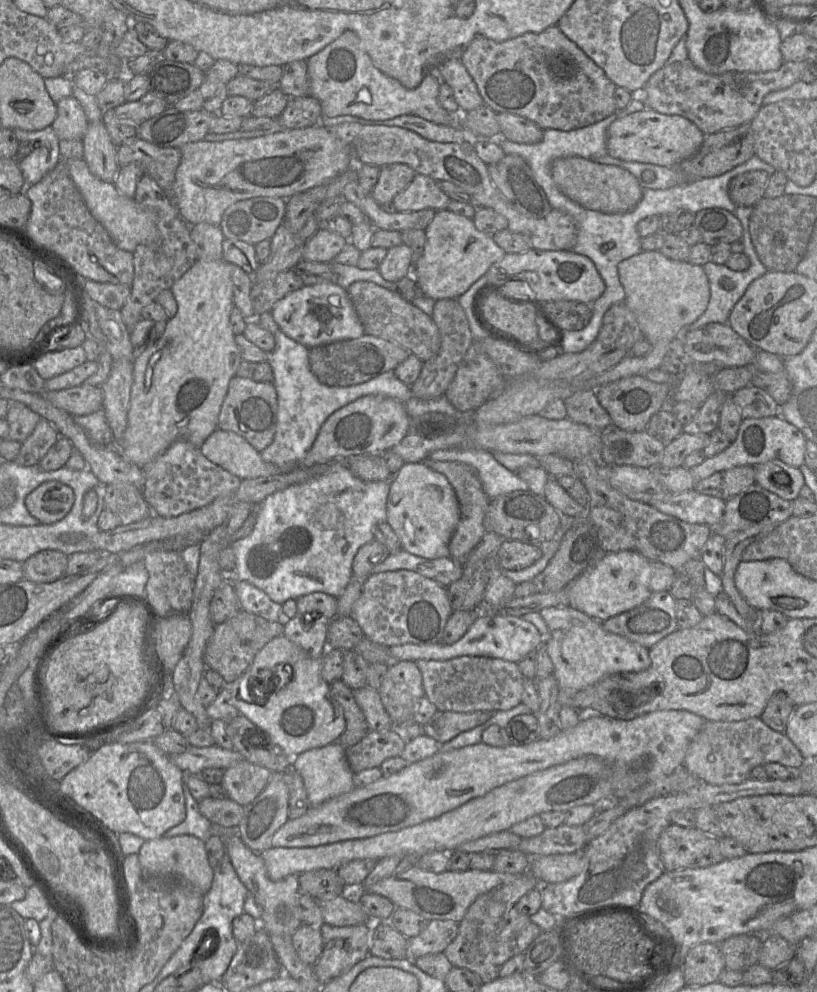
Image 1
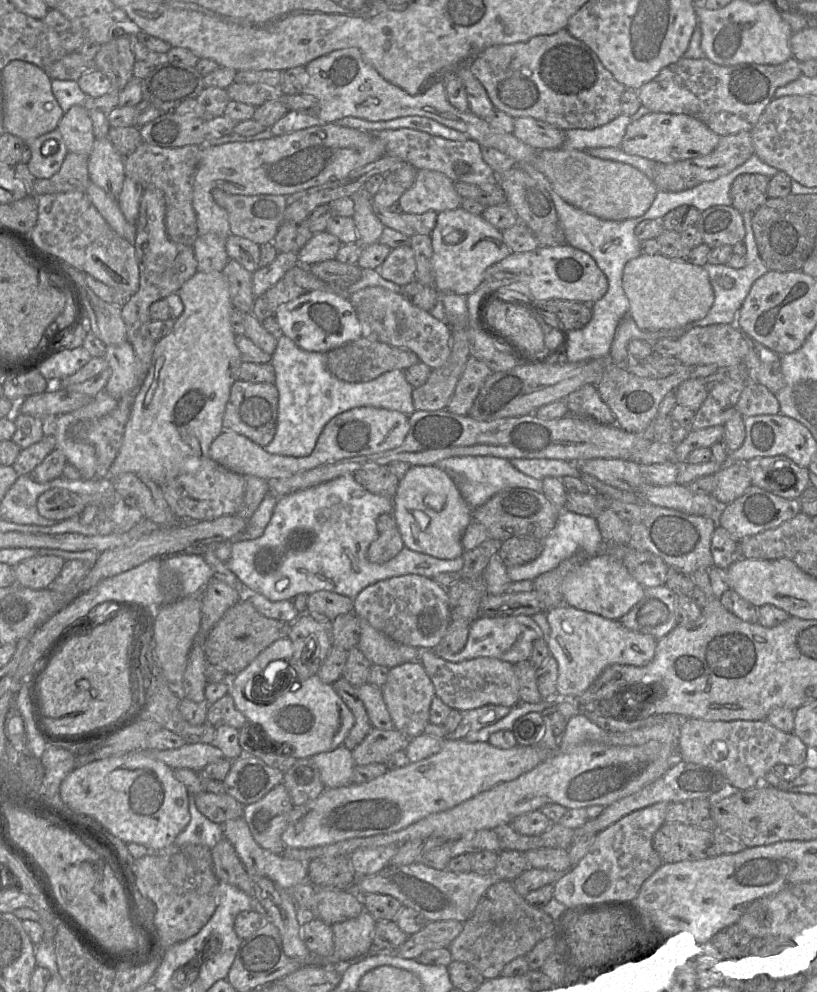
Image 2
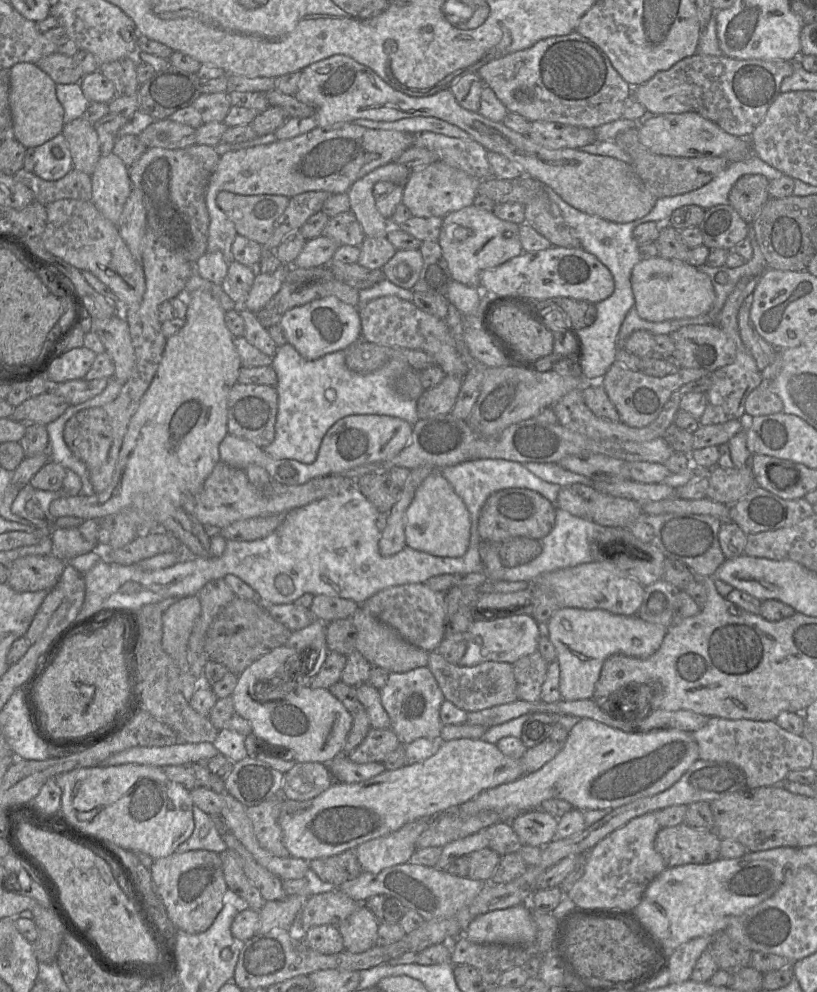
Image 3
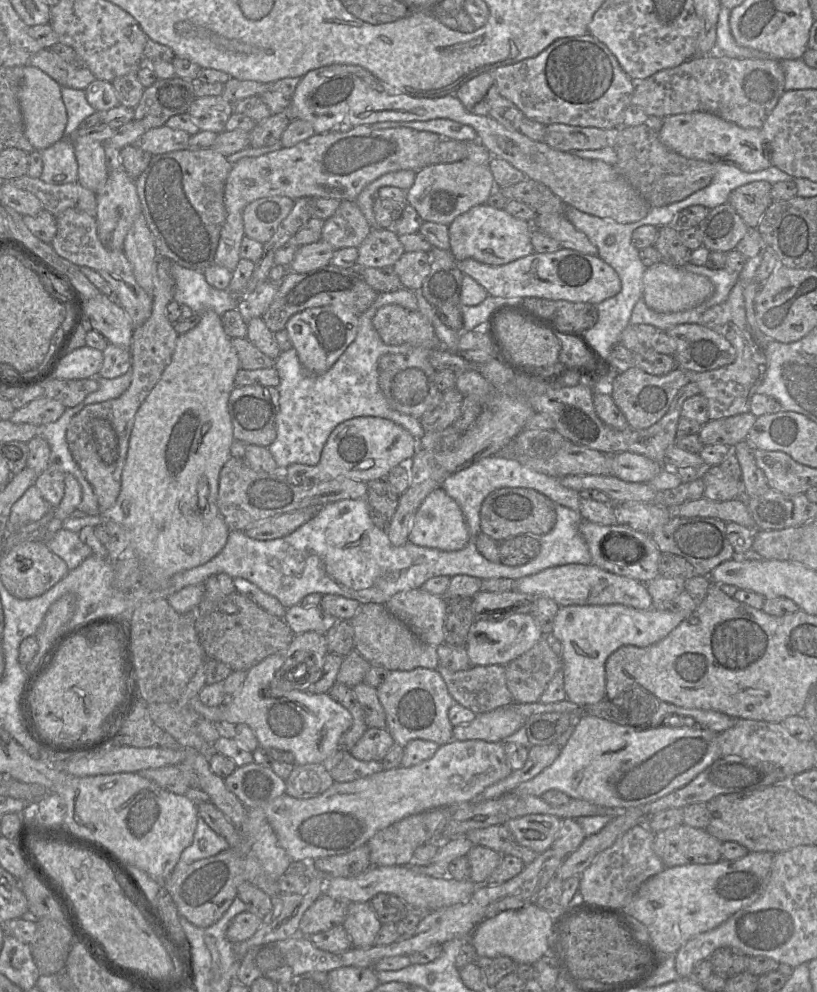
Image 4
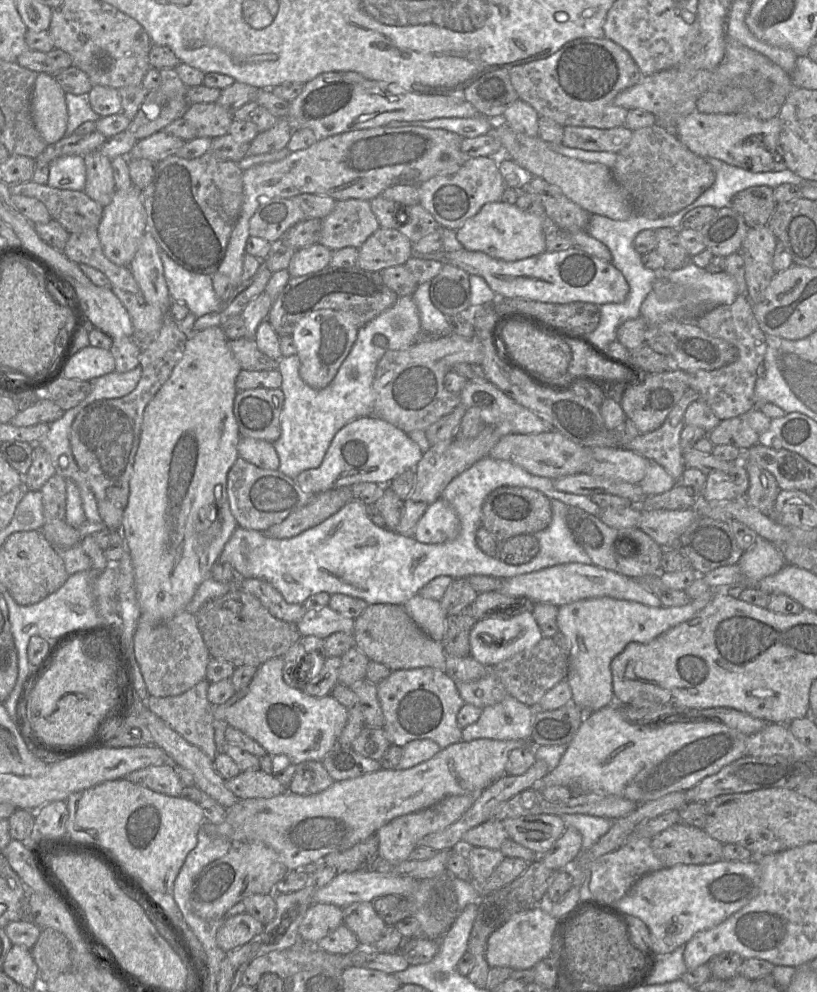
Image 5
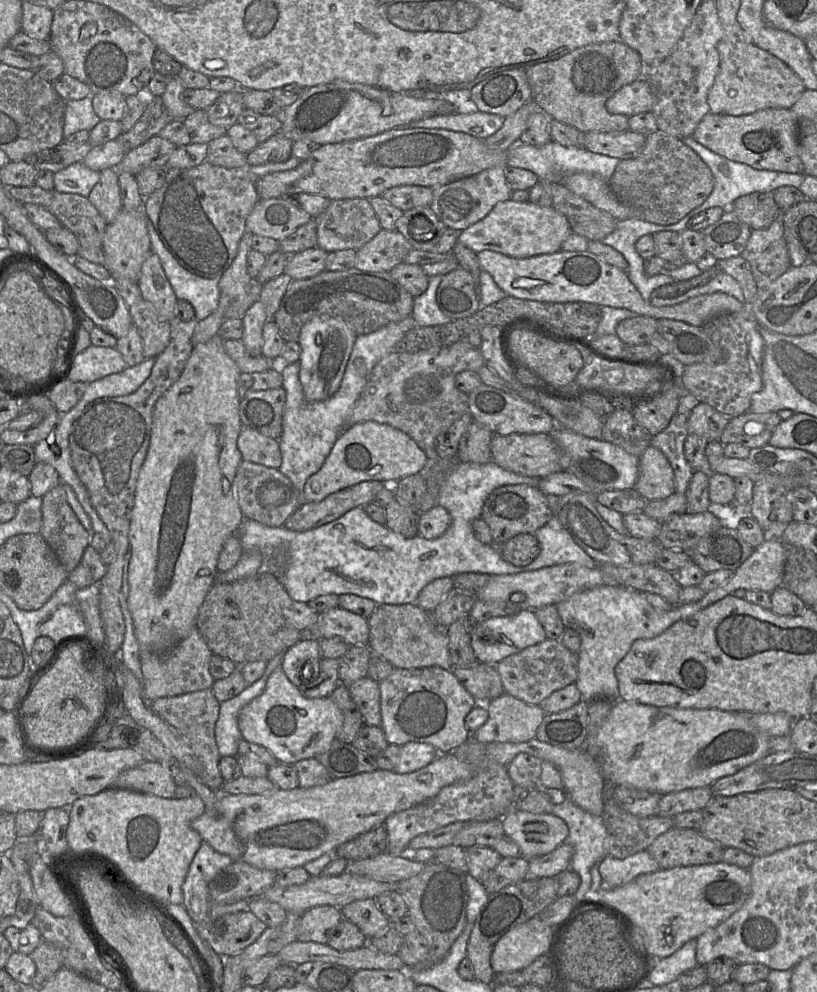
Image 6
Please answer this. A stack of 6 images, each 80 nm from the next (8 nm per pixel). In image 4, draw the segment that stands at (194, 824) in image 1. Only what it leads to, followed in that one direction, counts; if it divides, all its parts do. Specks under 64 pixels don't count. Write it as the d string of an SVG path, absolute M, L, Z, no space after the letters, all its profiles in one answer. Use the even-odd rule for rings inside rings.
M198 816L193 842L183 850L173 871L185 871L189 864L214 856L229 848L228 842L218 835L202 817Z

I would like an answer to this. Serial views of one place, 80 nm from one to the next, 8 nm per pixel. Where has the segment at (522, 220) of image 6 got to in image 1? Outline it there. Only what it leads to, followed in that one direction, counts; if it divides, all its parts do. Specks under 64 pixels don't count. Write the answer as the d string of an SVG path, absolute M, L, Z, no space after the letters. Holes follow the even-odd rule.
M447 209L436 211L424 231L425 247L422 256L413 264L413 278L423 296L434 300L457 299L506 254L492 236L475 227L472 219Z

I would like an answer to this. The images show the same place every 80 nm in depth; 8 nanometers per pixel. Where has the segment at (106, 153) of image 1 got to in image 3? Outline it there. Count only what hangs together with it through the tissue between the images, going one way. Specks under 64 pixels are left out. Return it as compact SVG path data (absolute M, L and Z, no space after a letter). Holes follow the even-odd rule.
M113 152L101 156L91 174L92 202L98 211L117 226L133 185L128 167Z

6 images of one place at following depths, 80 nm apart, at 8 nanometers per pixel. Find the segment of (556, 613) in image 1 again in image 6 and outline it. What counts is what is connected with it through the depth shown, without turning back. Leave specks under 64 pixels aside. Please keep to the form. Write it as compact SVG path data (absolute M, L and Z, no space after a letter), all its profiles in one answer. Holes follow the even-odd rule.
M611 584L579 591L558 603L557 608L565 627L575 630L581 639L575 685L585 701L619 699L615 666L627 654L632 643L637 639L654 638L675 622L701 610L696 602L675 605L668 611L659 610L647 601L645 592Z

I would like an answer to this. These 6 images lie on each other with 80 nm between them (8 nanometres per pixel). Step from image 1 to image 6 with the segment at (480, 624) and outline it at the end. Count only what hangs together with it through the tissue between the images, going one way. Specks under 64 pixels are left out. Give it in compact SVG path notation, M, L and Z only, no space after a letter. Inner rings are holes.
M526 608L513 615L492 617L477 623L471 634L471 646L478 662L497 665L506 657L547 639L534 610Z

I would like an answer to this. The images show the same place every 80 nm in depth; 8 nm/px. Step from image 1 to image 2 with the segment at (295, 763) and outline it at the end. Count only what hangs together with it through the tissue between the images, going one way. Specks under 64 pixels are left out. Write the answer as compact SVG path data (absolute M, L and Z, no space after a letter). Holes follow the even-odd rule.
M344 746L316 754L310 759L318 769L326 789L339 788L352 783L355 763L351 751Z

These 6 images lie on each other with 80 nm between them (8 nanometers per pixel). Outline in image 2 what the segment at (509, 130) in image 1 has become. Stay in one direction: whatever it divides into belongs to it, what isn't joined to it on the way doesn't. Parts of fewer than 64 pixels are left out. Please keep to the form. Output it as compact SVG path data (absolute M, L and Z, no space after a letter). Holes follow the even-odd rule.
M531 117L514 118L513 135L535 149L559 149L564 143L564 131Z

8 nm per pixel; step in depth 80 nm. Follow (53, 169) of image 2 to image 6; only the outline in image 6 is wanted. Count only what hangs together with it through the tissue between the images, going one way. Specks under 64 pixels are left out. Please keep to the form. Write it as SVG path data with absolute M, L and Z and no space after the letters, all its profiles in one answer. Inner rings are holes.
M76 162L54 173L54 189L62 193L74 193L88 197L100 178L100 171L94 171L83 162Z

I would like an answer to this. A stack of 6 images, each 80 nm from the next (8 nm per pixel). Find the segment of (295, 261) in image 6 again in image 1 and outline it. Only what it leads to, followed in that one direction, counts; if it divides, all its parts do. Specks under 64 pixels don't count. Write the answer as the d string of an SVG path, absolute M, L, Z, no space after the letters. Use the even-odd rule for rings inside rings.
M320 227L305 243L302 259L309 262L331 263L349 242L336 232Z

